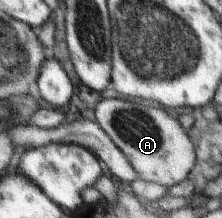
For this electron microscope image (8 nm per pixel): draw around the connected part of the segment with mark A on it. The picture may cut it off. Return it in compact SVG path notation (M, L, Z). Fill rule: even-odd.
M118 97L113 100L101 100L95 108L95 116L99 126L102 126L119 150L130 159L134 169L138 171L139 179L171 188L175 182L181 182L195 166L193 140L187 138L181 122L171 118L165 108L153 106L151 102L140 102L139 99L123 100Z

